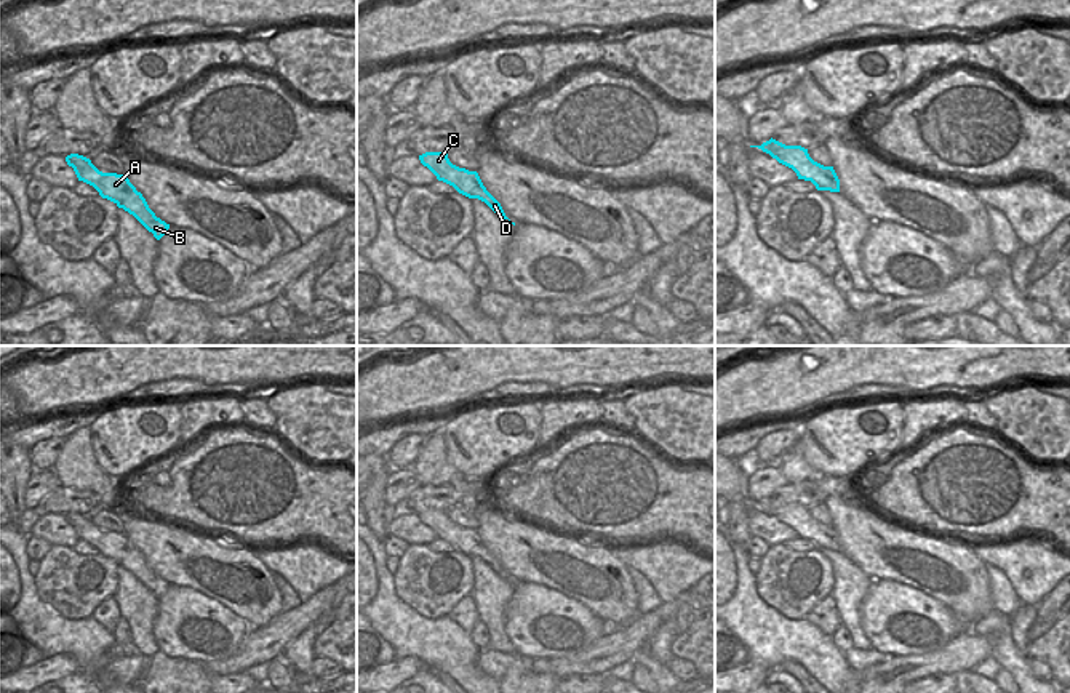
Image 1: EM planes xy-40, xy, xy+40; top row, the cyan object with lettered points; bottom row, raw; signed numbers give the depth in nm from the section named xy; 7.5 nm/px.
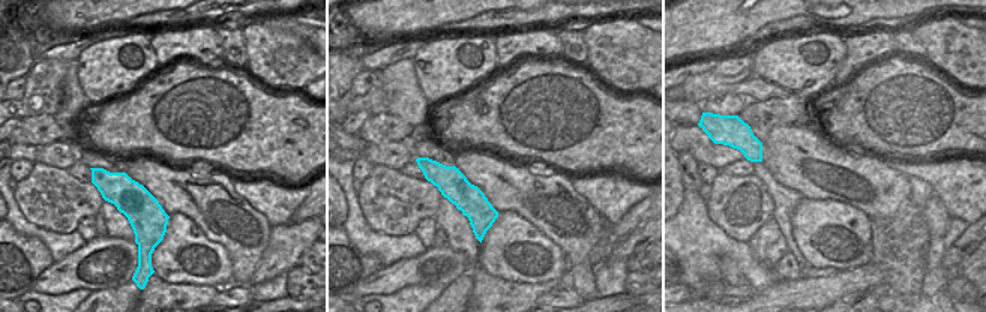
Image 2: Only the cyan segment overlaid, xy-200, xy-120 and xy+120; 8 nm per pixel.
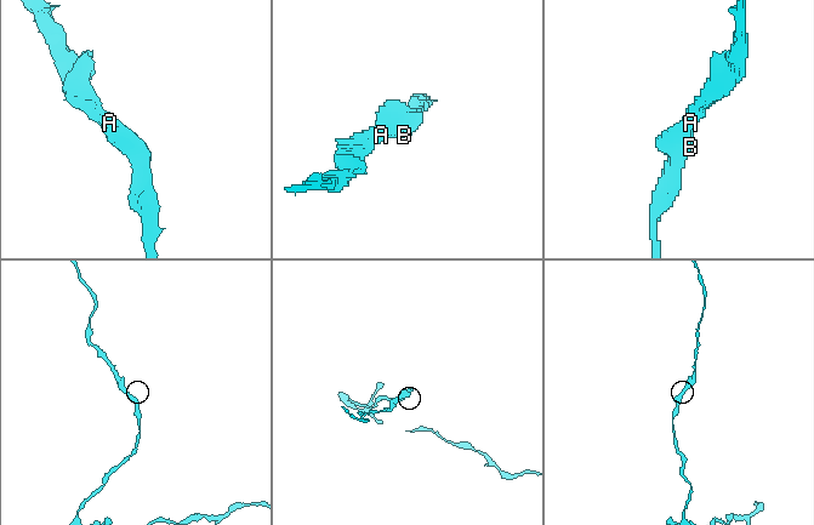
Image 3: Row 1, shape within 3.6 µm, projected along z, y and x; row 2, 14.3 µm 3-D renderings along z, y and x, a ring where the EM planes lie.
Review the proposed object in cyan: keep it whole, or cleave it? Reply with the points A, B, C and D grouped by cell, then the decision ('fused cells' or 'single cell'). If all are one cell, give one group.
A B C D | single cell

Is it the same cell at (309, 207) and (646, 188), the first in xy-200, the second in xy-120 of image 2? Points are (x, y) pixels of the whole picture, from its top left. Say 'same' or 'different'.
different

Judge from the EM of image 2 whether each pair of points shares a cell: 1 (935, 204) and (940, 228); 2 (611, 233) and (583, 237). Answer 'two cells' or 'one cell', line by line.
1: one cell
2: two cells

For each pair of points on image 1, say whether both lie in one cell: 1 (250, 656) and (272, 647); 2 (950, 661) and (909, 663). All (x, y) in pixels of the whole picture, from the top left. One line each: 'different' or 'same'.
1: same
2: same

